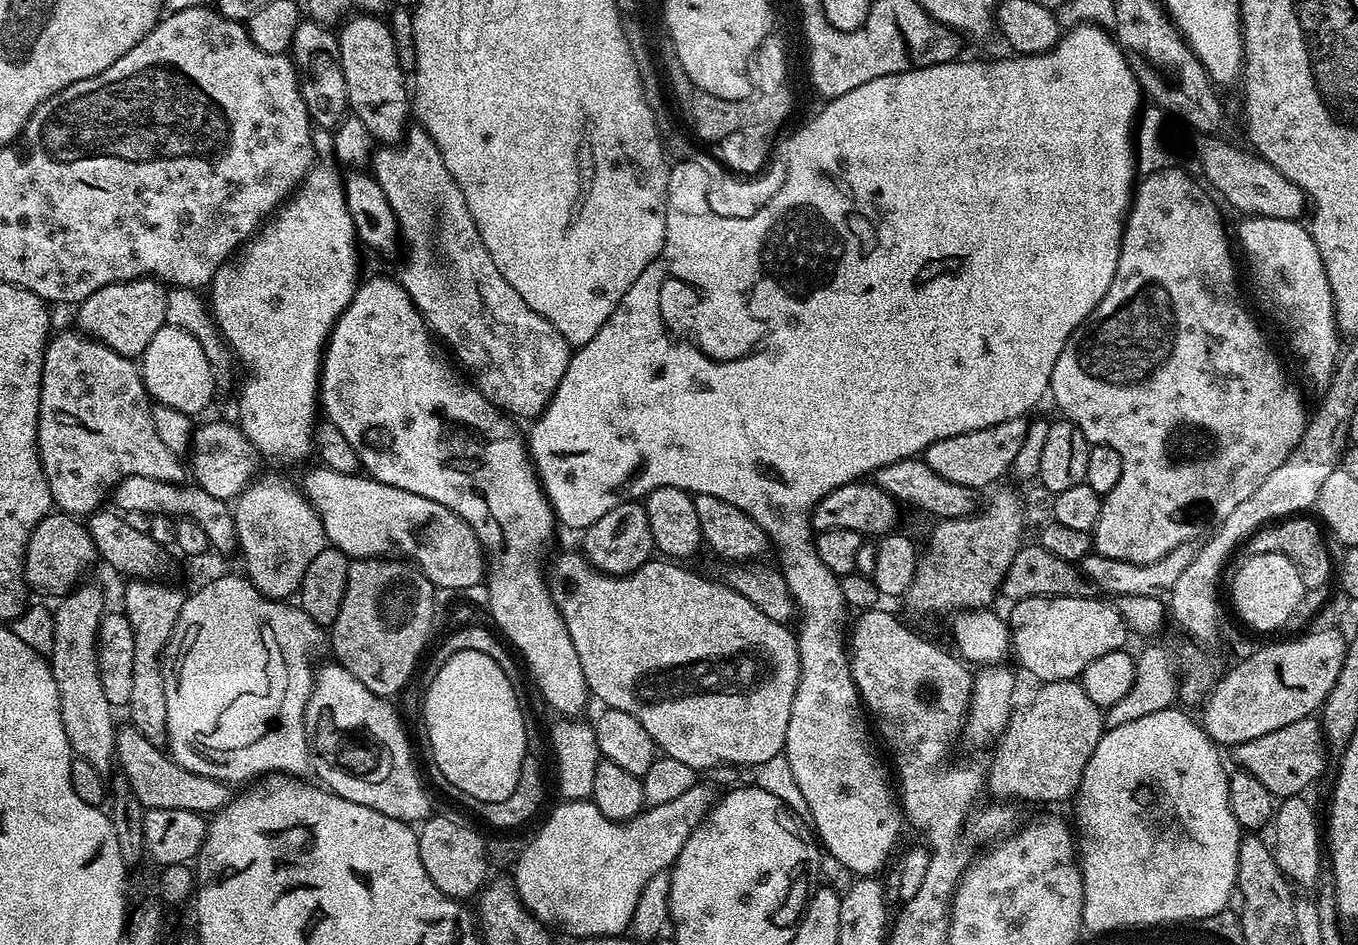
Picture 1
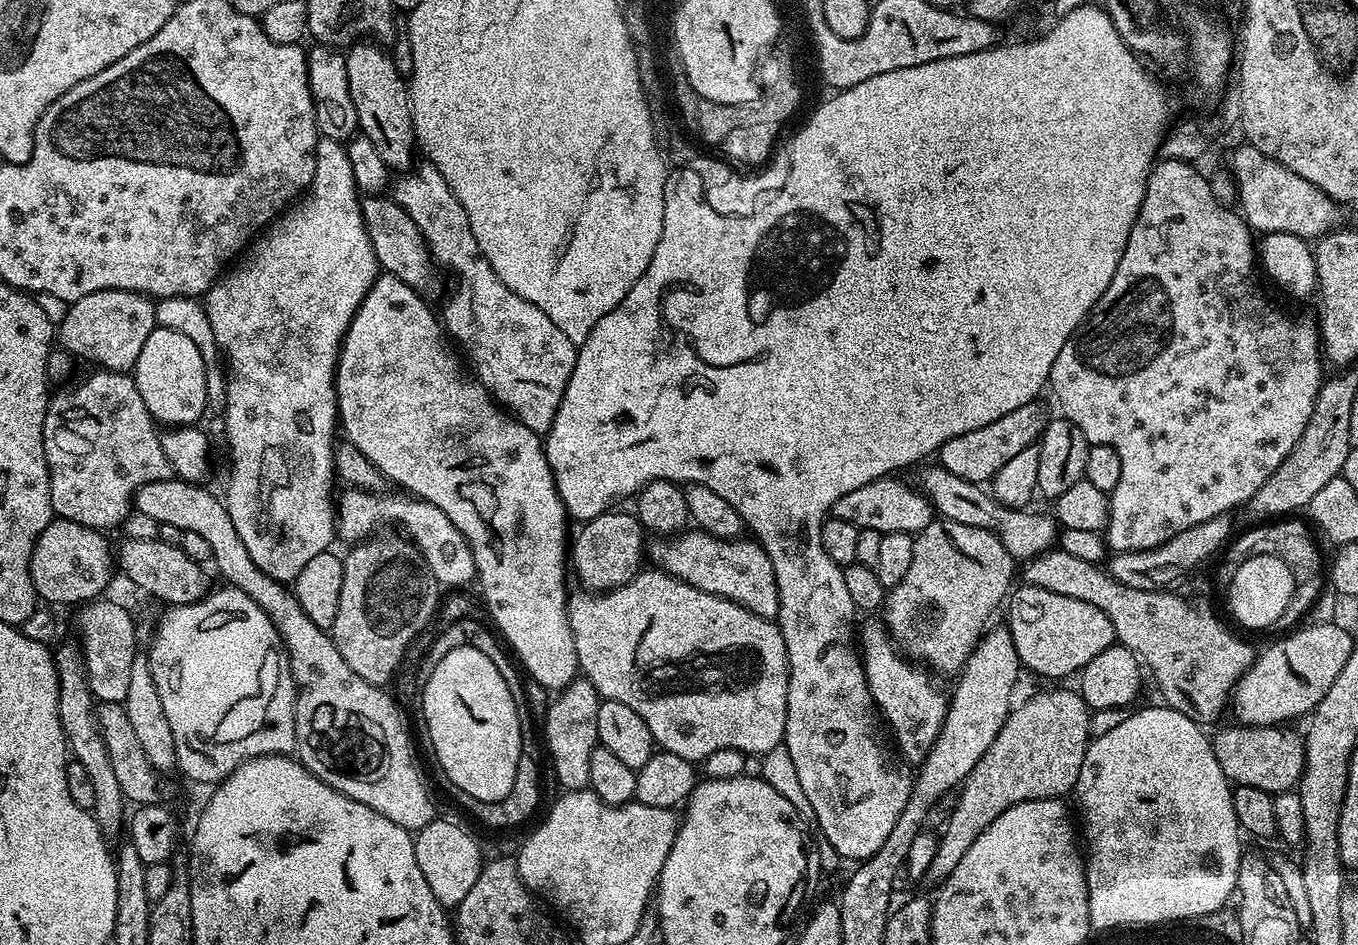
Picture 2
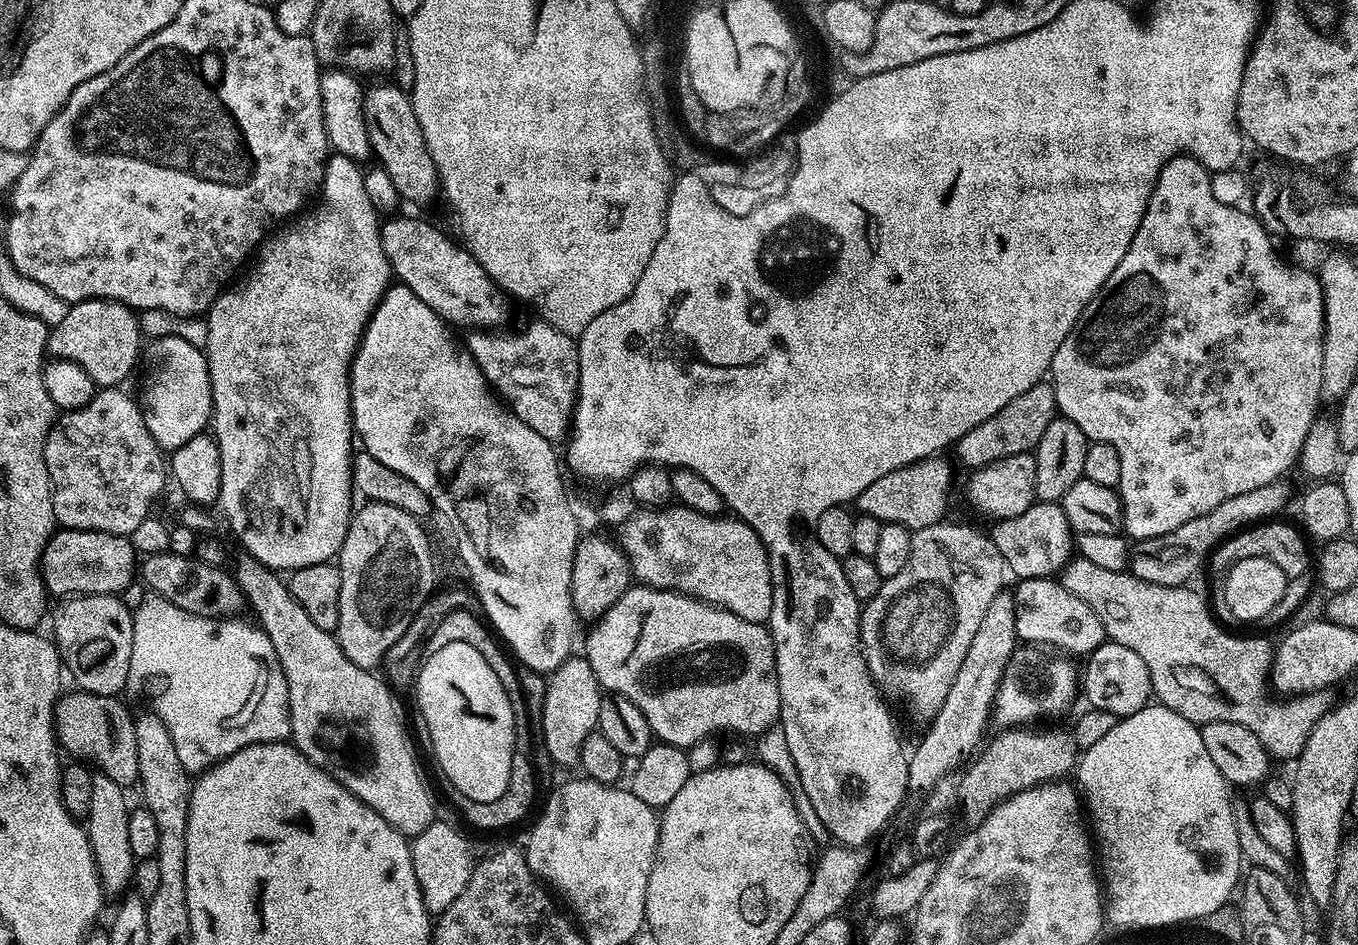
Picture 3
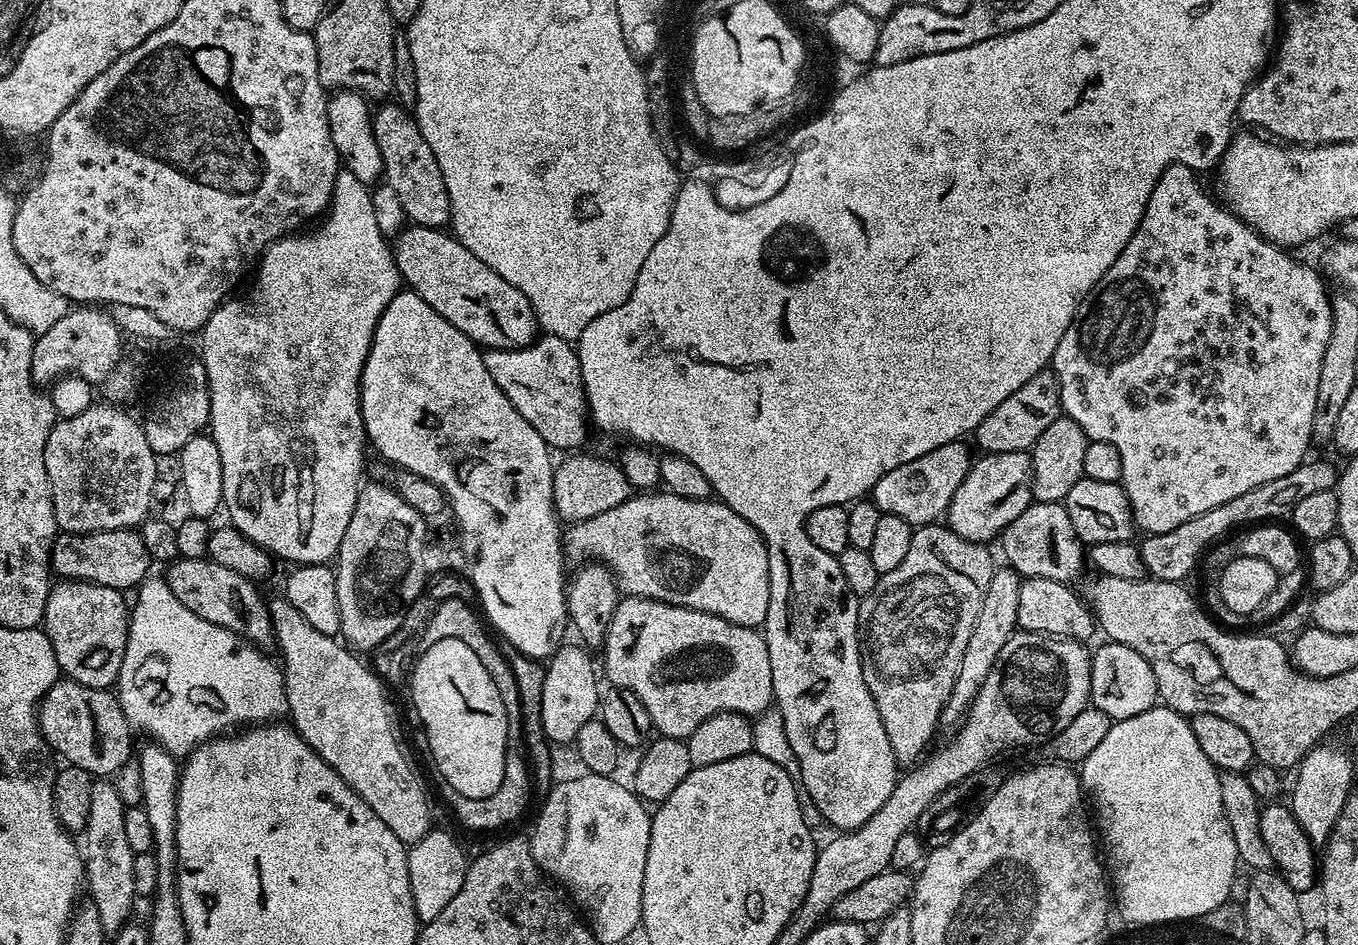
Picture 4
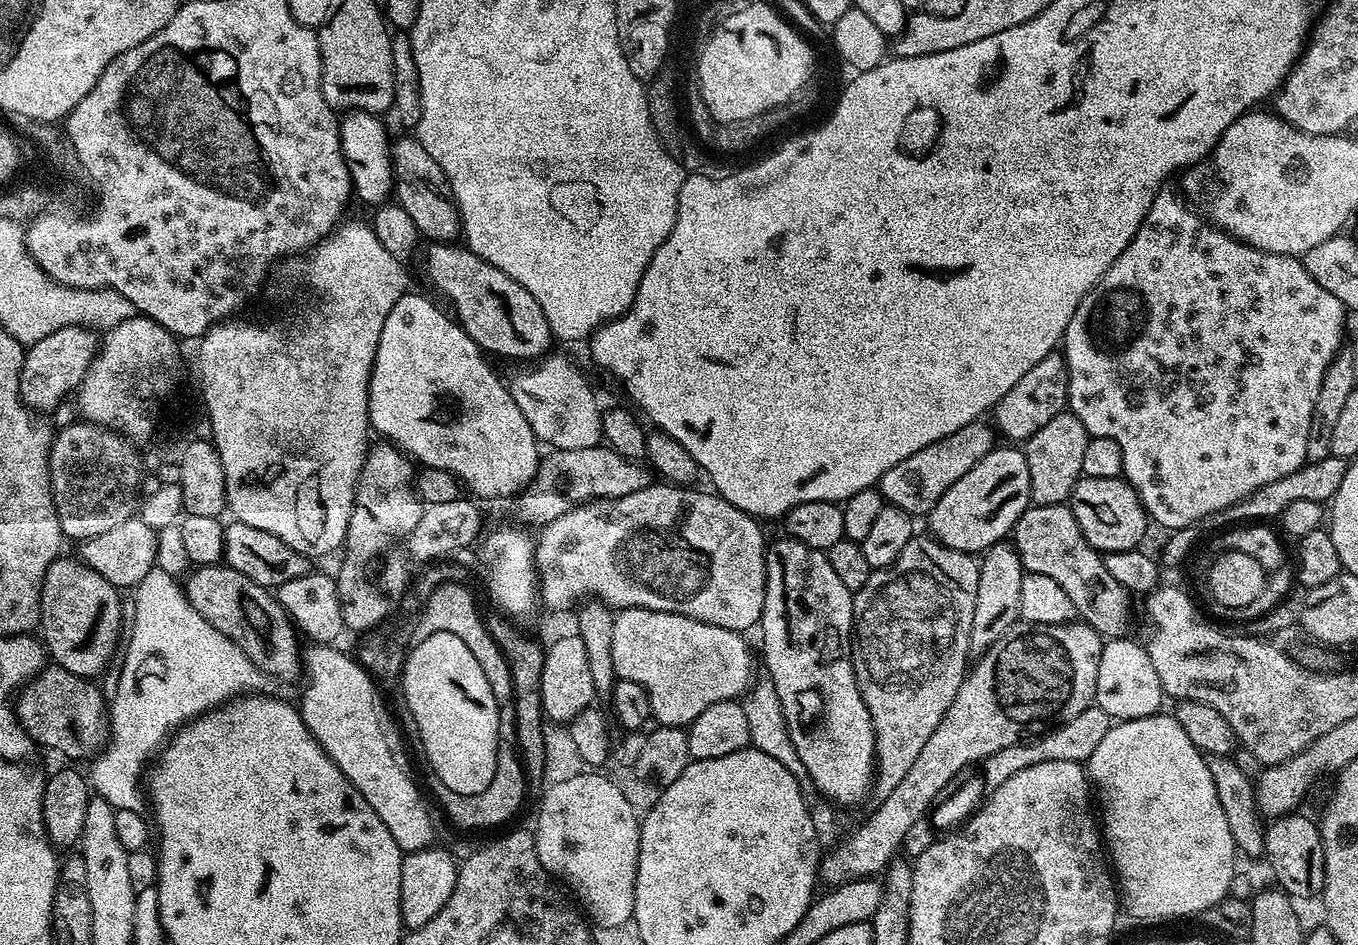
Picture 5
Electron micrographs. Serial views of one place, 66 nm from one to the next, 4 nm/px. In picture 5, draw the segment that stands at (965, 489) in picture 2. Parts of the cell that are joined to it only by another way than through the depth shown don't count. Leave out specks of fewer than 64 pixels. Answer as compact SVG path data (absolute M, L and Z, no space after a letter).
M1067 503L1030 506L1022 514L1022 518L1018 518L1015 528L1010 533L1010 540L1022 562L1025 573L1046 574L1046 578L1054 578L1054 582L1058 582L1058 586L1066 590L1070 602L1074 602L1077 617L1083 623L1092 625L1092 629L1104 638L1120 638L1127 633L1124 631L1128 628L1130 594L1121 584L1114 582L1114 578L1110 578L1110 570L1106 570L1103 555L1097 552L1094 546L1090 546L1090 542L1086 542L1071 507Z

